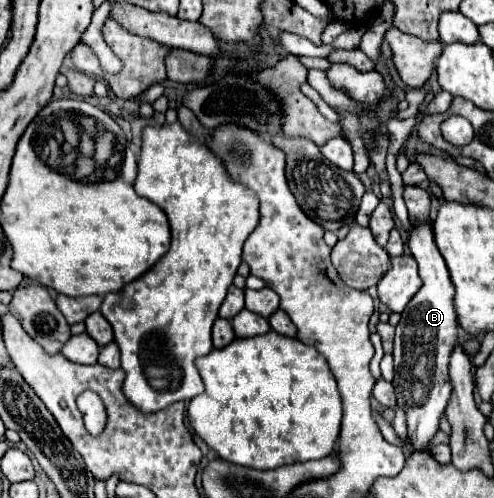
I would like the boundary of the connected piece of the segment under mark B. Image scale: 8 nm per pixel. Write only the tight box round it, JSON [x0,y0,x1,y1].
[392,223,458,451]

